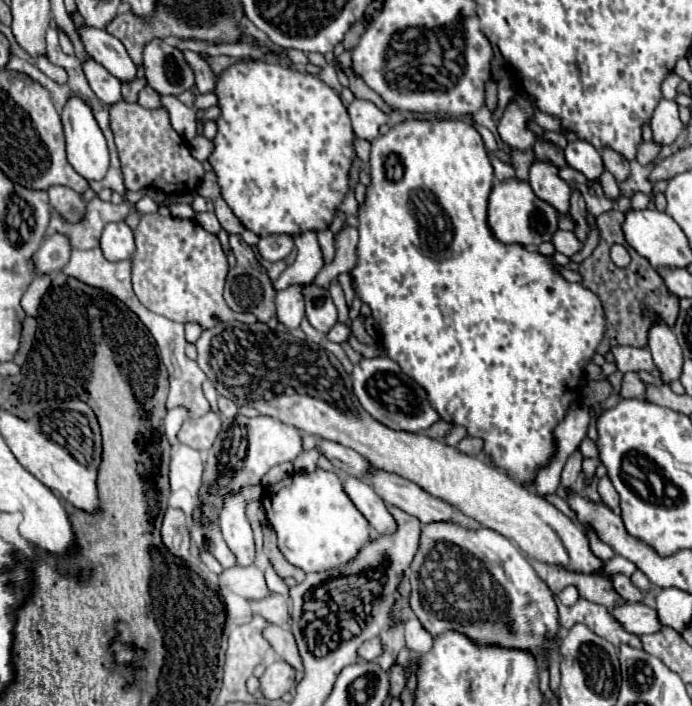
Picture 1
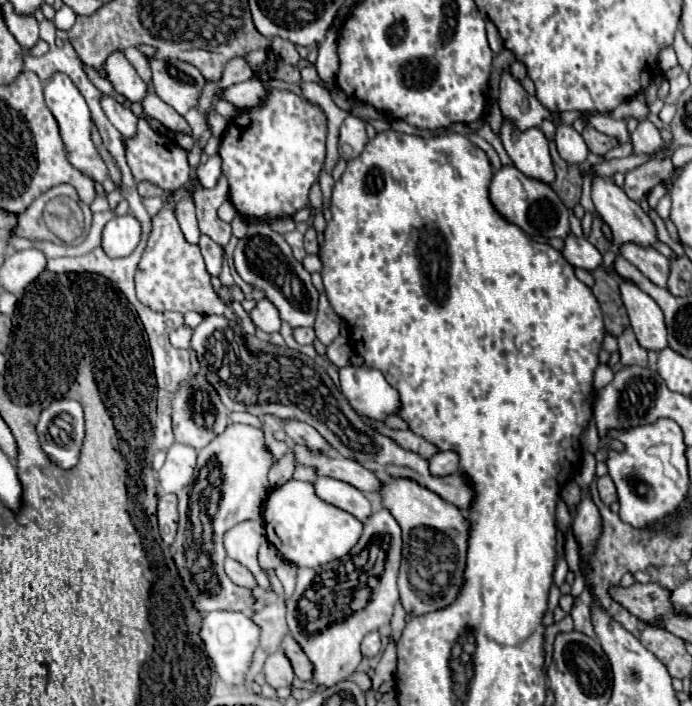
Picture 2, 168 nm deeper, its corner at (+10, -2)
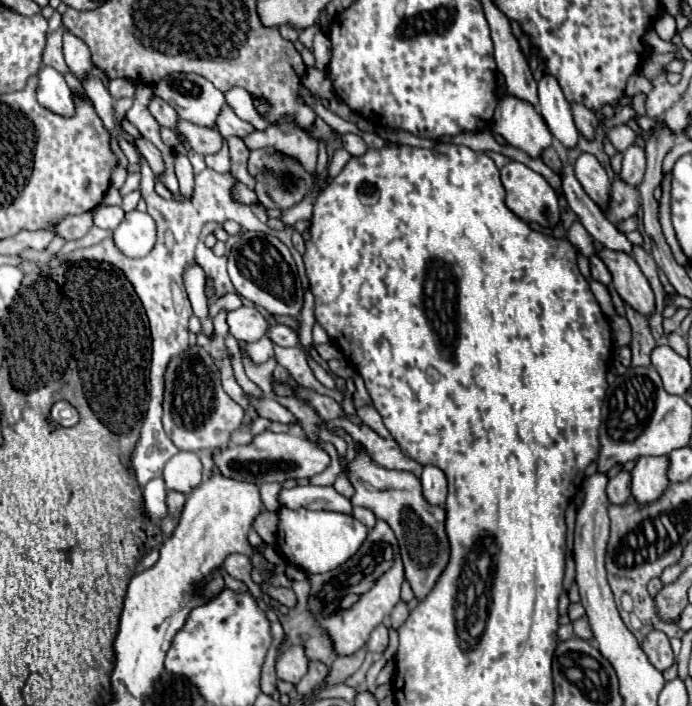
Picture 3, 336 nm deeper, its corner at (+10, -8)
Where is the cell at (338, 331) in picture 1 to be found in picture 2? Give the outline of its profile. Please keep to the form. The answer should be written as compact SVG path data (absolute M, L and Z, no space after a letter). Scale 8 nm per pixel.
M296 328L294 338L298 344L314 344L316 332L314 332L314 328Z

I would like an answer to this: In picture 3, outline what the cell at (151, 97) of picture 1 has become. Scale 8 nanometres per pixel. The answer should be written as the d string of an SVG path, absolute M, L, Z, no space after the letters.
M180 120L178 132L188 138L192 150L196 150L196 152L200 152L204 156L206 154L216 154L224 144L224 138L218 132L218 128L202 128L202 126L196 126L192 122Z

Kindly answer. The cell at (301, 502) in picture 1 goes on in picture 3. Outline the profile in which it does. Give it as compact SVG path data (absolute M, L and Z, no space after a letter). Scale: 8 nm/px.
M280 508L280 522L276 534L278 548L292 564L300 566L308 574L324 574L344 564L348 558L352 558L352 554L356 554L366 536L368 528L350 514L326 512L326 510L312 512L306 508L300 510Z

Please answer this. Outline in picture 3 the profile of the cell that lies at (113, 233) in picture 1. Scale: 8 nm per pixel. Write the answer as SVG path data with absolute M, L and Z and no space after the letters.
M128 212L124 222L114 230L114 242L126 256L146 256L156 244L156 222L148 212Z

